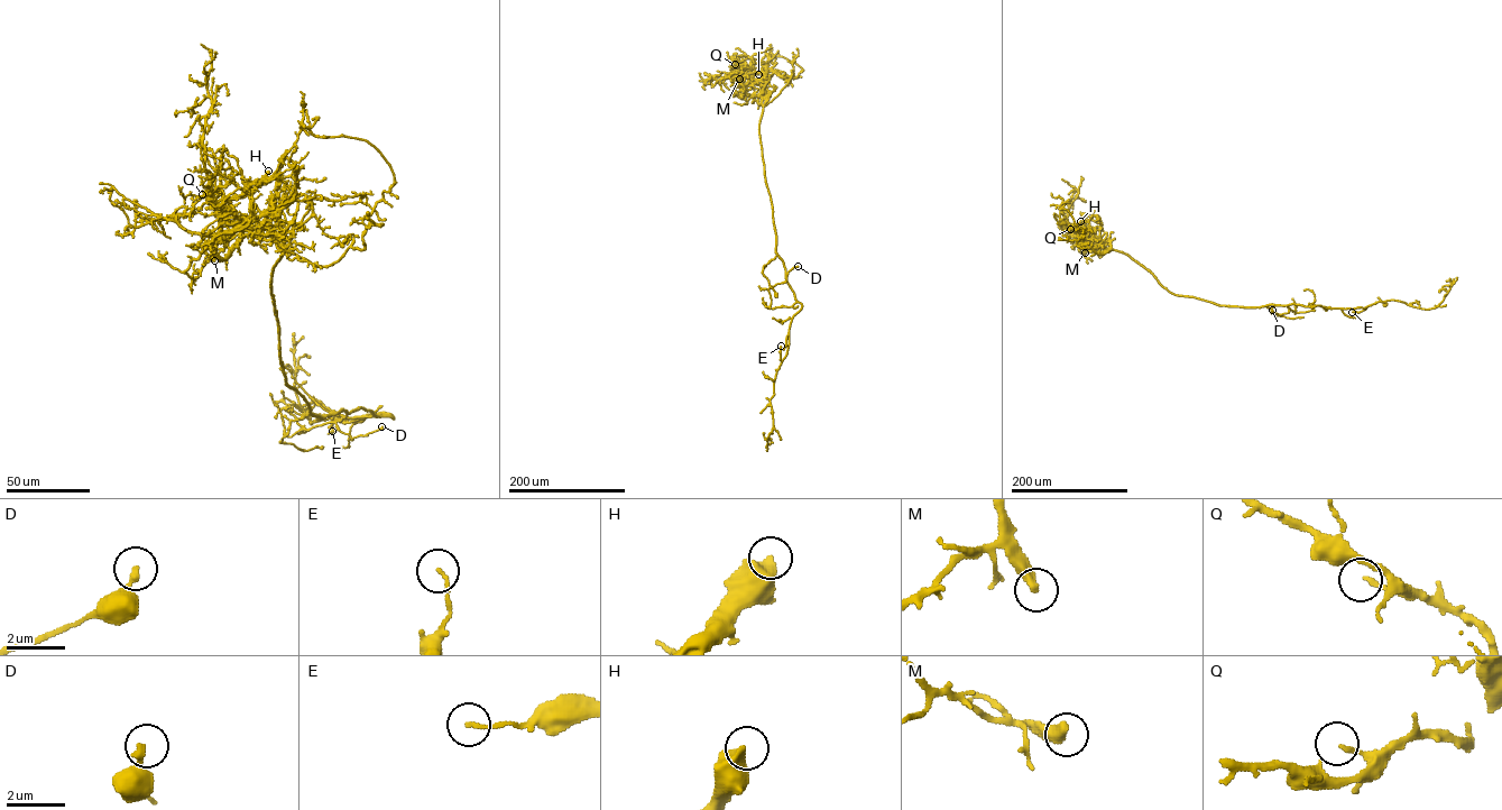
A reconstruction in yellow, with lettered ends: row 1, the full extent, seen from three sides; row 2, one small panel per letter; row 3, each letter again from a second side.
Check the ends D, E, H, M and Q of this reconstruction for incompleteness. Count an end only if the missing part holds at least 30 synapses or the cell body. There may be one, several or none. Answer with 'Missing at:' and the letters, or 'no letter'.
Missing at: H, M

